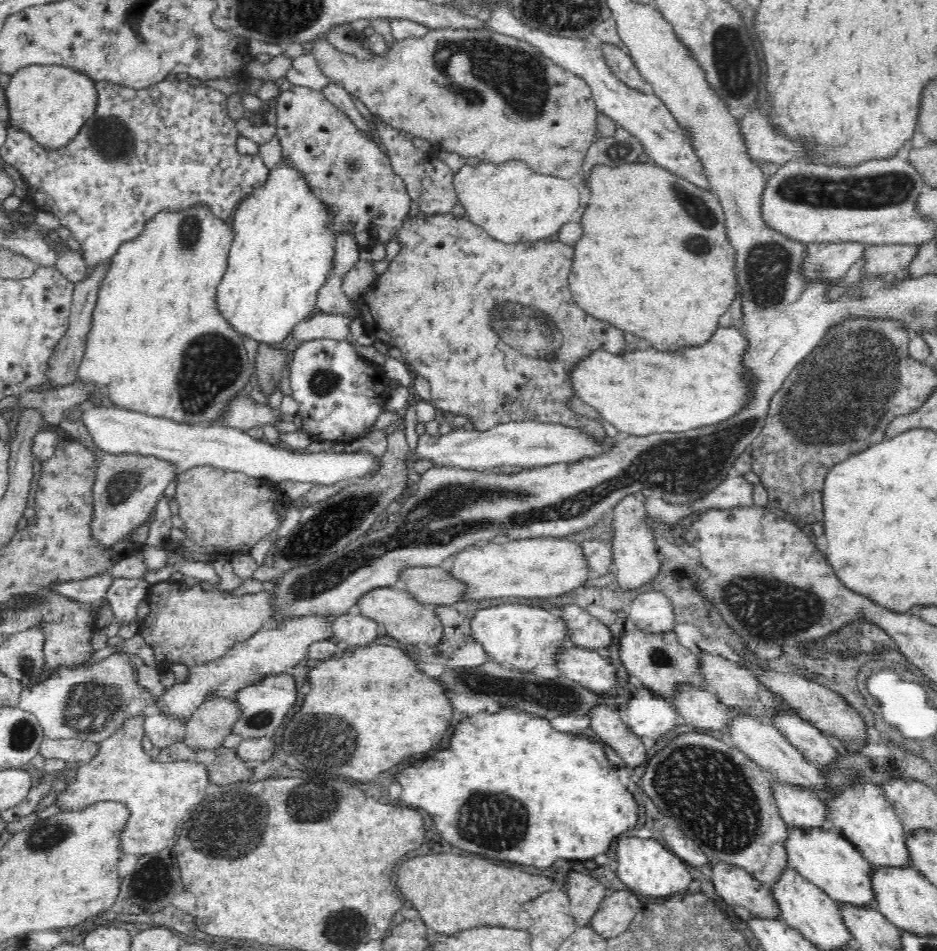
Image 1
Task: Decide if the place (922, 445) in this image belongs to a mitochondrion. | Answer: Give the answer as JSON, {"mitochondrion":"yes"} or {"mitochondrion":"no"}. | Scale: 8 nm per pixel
{"mitochondrion":"no"}

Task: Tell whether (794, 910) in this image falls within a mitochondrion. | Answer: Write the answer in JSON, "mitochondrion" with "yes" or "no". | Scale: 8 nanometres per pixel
{"mitochondrion":"no"}

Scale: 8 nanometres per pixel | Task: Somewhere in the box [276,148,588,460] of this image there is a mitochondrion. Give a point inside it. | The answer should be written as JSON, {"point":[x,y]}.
{"point":[535,330]}

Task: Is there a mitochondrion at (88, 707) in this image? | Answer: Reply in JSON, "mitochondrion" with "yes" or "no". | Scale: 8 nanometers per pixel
{"mitochondrion":"yes"}

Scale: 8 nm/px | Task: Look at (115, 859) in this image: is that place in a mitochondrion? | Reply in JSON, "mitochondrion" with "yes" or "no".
{"mitochondrion":"no"}

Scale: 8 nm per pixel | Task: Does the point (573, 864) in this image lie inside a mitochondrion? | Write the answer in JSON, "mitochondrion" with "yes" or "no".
{"mitochondrion":"no"}

